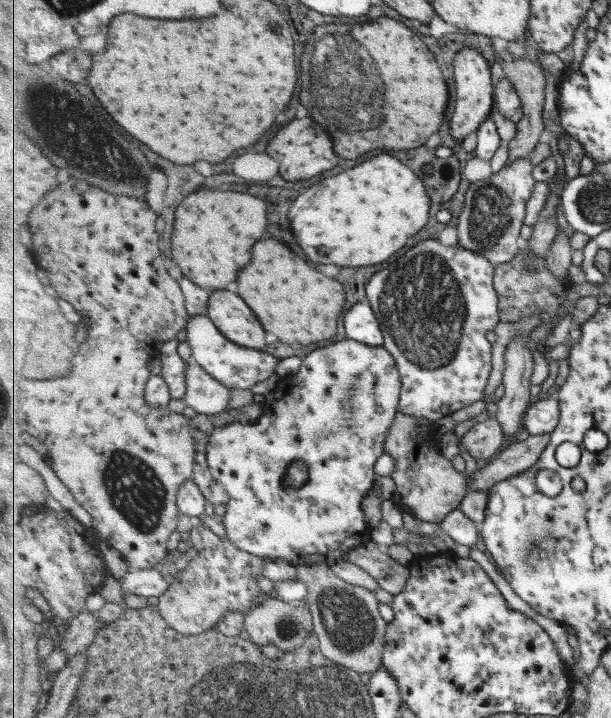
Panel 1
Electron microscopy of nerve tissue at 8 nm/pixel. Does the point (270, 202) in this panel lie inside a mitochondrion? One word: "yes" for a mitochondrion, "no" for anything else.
no

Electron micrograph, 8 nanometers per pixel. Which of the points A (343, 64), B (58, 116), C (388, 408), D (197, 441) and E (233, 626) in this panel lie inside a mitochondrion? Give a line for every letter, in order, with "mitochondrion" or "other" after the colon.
A: mitochondrion
B: mitochondrion
C: other
D: other
E: other

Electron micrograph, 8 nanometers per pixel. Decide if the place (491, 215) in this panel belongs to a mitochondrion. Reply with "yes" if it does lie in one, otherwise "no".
yes

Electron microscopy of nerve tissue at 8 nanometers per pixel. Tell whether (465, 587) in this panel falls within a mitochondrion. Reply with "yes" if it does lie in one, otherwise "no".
no

